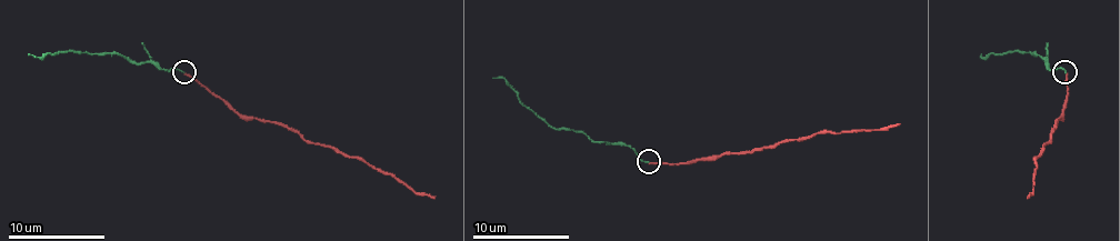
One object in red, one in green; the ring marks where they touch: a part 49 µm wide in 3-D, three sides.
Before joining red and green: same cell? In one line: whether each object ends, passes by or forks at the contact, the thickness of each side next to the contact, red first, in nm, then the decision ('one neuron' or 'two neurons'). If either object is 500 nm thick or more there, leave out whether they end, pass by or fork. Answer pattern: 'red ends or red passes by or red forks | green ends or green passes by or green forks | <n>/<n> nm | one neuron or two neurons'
red ends | green ends | 160/120 nm | two neurons

